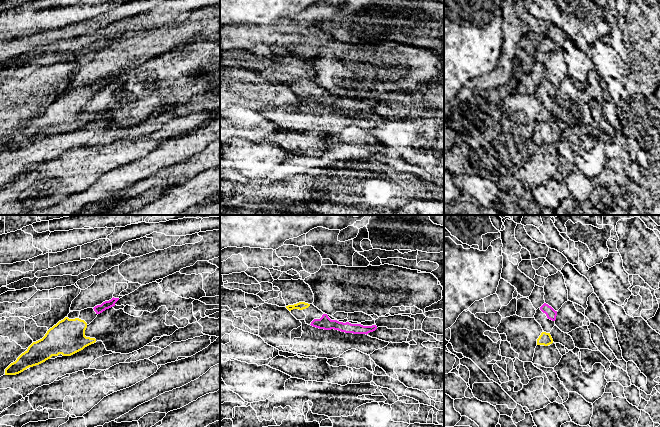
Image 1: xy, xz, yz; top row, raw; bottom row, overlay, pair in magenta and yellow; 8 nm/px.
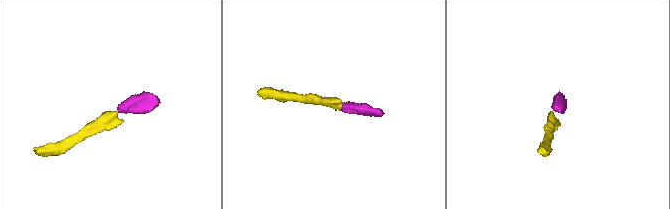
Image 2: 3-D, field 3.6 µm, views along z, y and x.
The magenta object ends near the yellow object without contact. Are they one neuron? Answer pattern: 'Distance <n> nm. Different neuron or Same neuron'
Distance 110 nm. Same neuron

